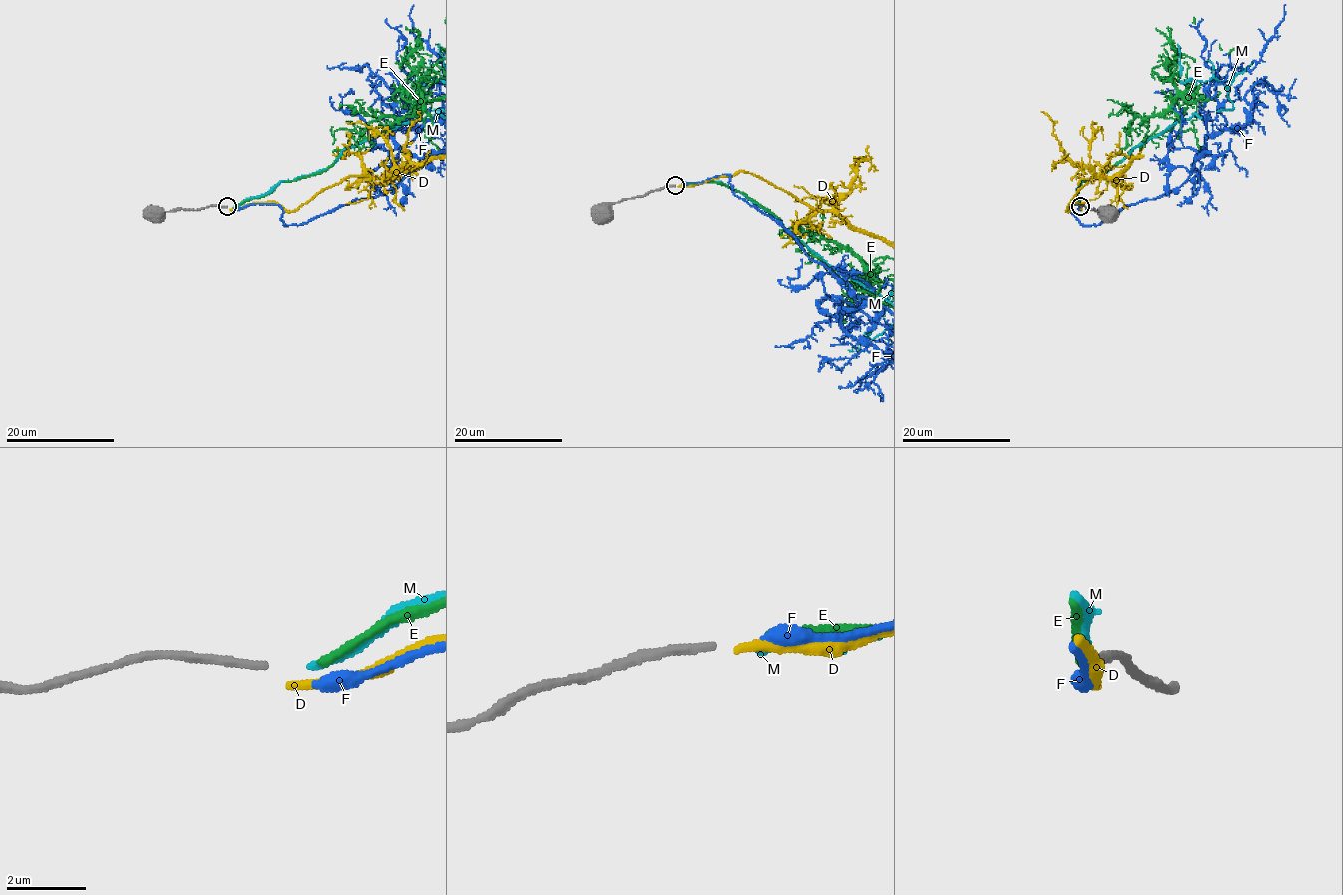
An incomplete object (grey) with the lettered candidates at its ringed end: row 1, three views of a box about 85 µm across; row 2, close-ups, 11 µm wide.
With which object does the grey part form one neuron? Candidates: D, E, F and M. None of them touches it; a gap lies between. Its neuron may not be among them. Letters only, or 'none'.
none

